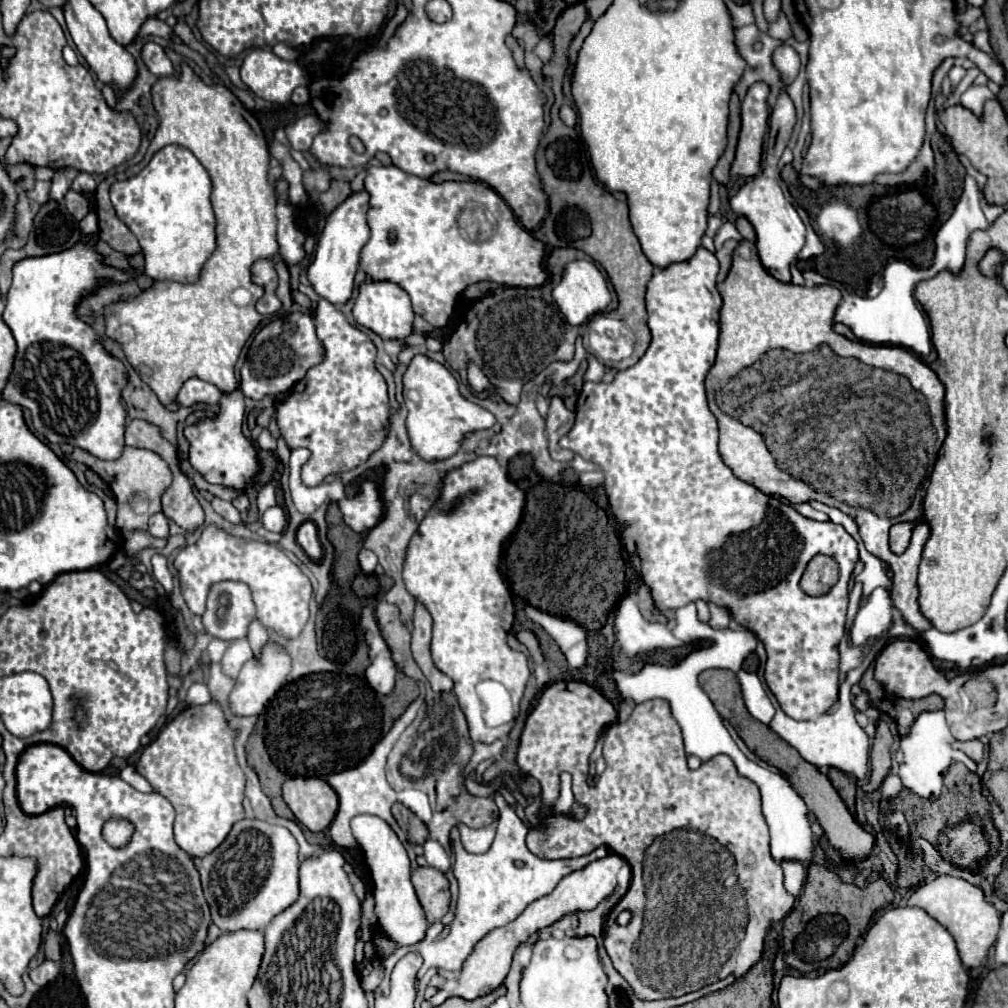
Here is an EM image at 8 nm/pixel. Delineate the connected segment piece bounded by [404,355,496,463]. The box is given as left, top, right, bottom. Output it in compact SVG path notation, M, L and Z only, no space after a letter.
M416 355L404 373L404 399L408 407L406 429L412 451L428 463L452 457L460 449L468 433L490 429L496 423L490 411L482 409L476 403L470 403L460 395L458 381L444 365L430 361L424 355Z

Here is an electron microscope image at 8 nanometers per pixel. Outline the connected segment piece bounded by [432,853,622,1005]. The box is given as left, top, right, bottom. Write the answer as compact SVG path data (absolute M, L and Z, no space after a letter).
M606 855L604 859L600 861L594 861L590 863L588 867L580 869L580 871L574 871L570 875L566 875L558 885L556 889L550 893L550 895L544 895L542 899L536 899L534 903L530 903L514 921L510 921L508 925L504 927L496 927L494 931L486 933L472 949L472 953L466 957L466 961L462 963L462 971L460 971L460 979L458 979L458 987L454 991L438 991L434 997L432 997L432 1003L434 1005L440 1005L444 1003L448 997L462 997L466 1001L472 1001L472 999L478 999L478 997L484 997L488 993L492 993L496 987L502 985L502 981L506 979L508 975L508 969L510 969L510 963L512 963L512 955L516 951L516 947L520 943L524 943L532 933L552 925L554 921L562 919L564 915L568 913L574 913L574 911L590 911L594 909L598 903L602 903L608 895L612 895L612 891L616 889L618 885L618 871L622 869L622 859L618 855Z

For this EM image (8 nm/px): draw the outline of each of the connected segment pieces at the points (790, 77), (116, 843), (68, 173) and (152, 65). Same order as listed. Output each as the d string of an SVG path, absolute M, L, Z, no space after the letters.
M786 43L776 47L776 51L772 53L772 63L778 69L780 79L782 79L784 85L790 85L796 79L798 69L800 69L800 57L794 51L794 47L790 47Z
M110 819L104 823L102 829L106 843L110 843L112 847L126 847L126 843L130 843L132 833L134 833L134 825L126 823L124 819Z
M66 167L66 169L58 169L52 177L52 187L50 187L50 199L54 201L62 201L66 191L70 189L70 183L76 179L78 171L74 167Z
M146 43L144 49L142 49L142 57L144 57L144 63L148 65L148 69L154 75L158 75L158 77L170 77L170 75L174 75L172 61L168 59L168 55L166 55L162 45L158 45L158 43Z

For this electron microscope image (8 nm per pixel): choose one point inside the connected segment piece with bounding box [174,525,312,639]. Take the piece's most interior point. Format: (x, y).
(281, 592)

